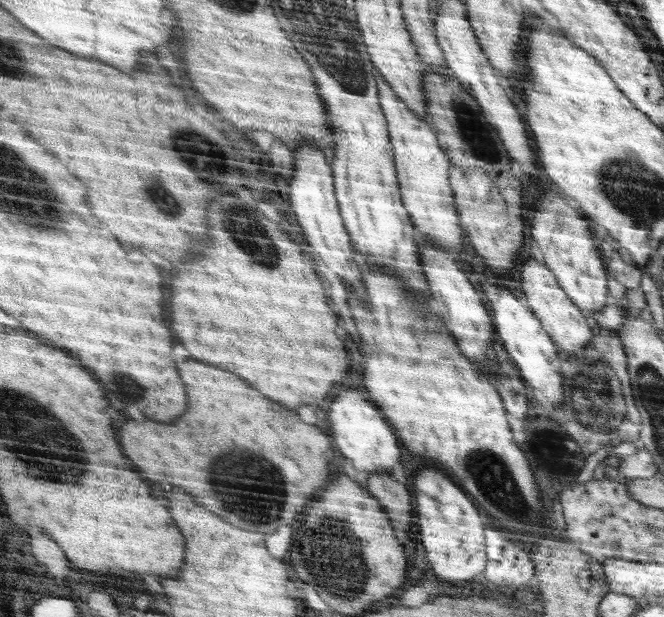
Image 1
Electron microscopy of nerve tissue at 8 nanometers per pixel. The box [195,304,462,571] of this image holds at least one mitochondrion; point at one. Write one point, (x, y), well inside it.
(249, 485)

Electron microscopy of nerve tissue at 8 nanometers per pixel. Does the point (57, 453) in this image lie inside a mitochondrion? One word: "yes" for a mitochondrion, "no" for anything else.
yes

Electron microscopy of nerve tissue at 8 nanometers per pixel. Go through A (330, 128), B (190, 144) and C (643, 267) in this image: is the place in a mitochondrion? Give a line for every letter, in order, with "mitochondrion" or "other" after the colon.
A: other
B: mitochondrion
C: other

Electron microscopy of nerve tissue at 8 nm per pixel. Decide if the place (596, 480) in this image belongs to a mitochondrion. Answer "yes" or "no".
no

